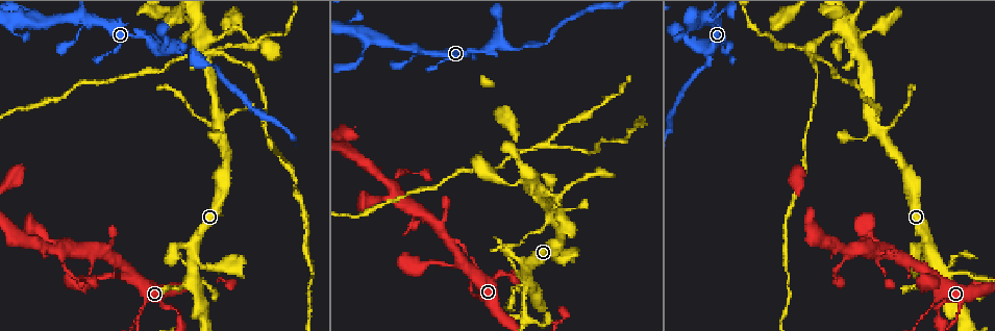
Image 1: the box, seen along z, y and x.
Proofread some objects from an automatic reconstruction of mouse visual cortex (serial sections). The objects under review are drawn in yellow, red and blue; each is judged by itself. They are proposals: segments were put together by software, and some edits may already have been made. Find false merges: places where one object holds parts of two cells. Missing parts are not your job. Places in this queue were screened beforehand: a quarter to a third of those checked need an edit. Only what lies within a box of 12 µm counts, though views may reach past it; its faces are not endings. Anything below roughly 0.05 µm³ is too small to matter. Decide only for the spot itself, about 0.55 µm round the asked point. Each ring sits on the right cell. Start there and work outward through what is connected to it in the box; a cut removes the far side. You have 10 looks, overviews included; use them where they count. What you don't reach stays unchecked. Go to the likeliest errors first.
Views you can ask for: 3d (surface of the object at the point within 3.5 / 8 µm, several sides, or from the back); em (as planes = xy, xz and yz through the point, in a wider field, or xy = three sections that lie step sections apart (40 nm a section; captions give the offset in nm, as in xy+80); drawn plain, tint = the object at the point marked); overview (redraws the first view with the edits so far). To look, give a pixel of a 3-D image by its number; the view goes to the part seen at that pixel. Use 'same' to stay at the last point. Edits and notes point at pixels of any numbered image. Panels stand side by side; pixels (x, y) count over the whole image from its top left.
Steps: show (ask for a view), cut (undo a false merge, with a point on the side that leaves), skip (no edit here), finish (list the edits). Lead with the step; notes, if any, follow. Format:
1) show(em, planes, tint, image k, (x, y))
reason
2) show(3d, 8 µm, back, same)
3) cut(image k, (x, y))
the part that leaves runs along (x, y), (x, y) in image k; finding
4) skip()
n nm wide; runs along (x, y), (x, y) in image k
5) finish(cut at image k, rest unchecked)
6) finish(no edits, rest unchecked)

show(3d, 8 µm, image 1, (189, 58))
narrows sharply

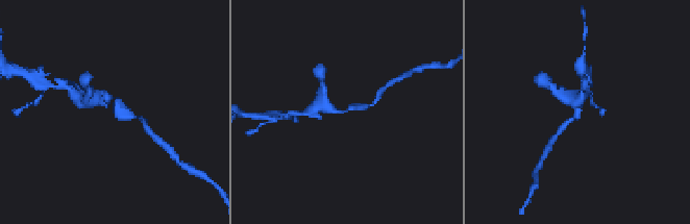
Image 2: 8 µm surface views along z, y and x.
show(em, xy, step 3, tint, image 2, (114, 109))
arms of 250, 450 nm; need the tissue

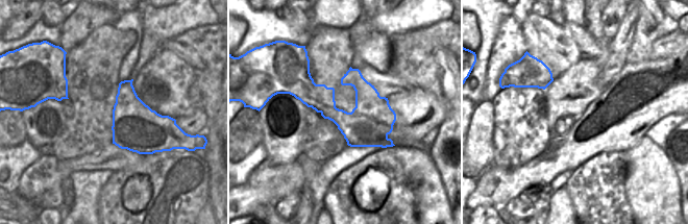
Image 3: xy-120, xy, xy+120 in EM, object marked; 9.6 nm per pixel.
cut(image 2, (127, 112))
the part that leaves runs along (113, 109), (119, 115), (141, 118), (145, 124) in image 2; a second cell is stuck on

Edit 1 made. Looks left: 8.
show(overview)

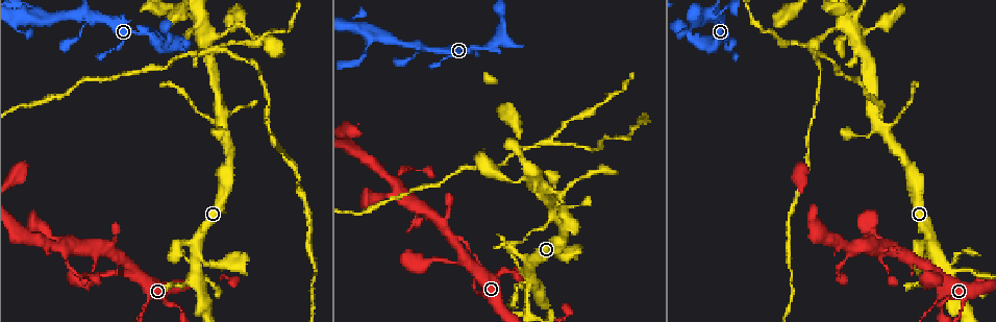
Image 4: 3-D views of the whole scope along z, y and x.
show(3d, 3.5 µm, image 4, (91, 16))
a narrow waist

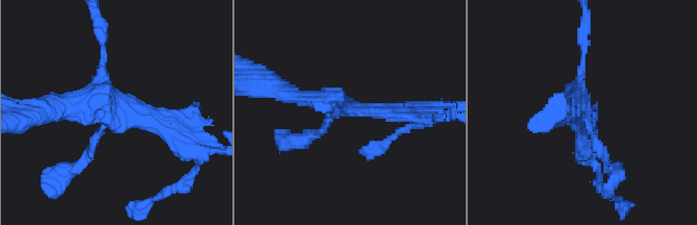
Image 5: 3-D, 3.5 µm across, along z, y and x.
show(em, xy, step 1, tint, image 5, (346, 108))
shape alone is not enough

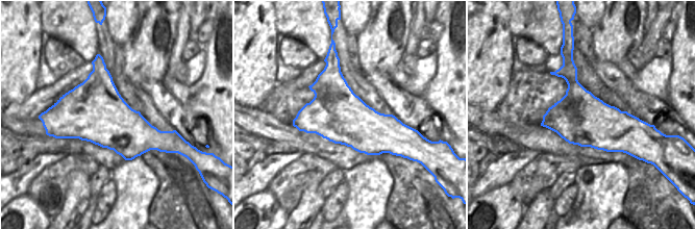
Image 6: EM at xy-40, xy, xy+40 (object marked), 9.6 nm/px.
show(em, xy, step 5, tint, same)
another direction

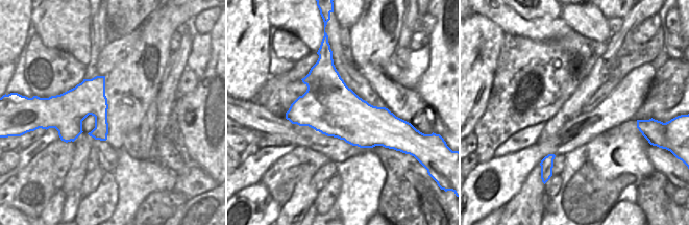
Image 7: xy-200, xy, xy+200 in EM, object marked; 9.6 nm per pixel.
skip()
runs along (177, 134), (104, 102), (52, 113) in image 5; all the same cell

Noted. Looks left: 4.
show(3d, 3.5 µm, image 4, (229, 29))
sharp bend

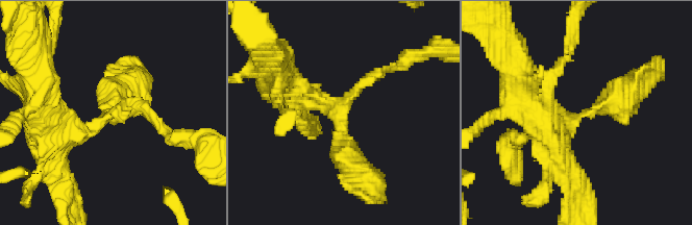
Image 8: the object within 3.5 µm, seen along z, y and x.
show(em, planes, tint, image 8, (569, 118))

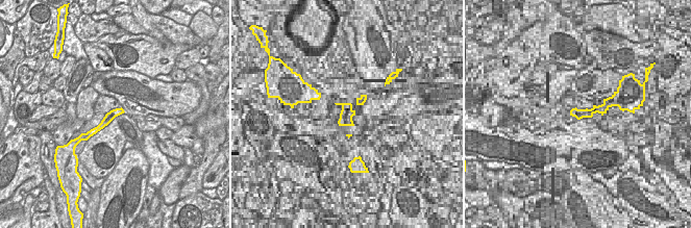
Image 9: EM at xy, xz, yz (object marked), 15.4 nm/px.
skip()
arms of 150, 300, 300 nm; all the same cell

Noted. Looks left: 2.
finish(cut at image 2, rest unchecked)

